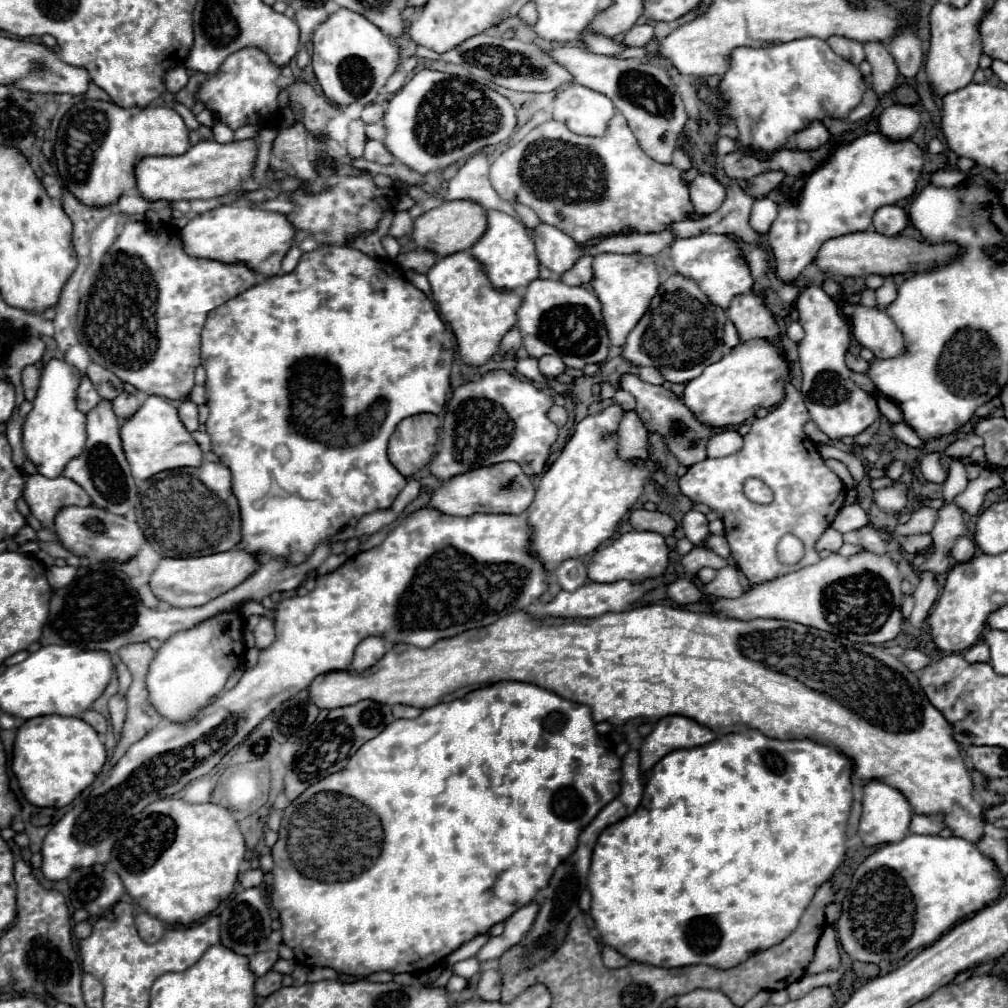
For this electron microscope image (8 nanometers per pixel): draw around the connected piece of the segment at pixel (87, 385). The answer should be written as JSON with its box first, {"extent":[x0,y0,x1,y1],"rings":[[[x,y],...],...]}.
{"extent":[77,375,99,413],"rings":[[[81,375],[81,381],[79,381],[79,387],[77,387],[77,409],[81,409],[83,413],[87,413],[89,409],[93,409],[97,403],[99,403],[99,393],[97,389],[93,387],[93,383],[89,381],[87,375]]]}

